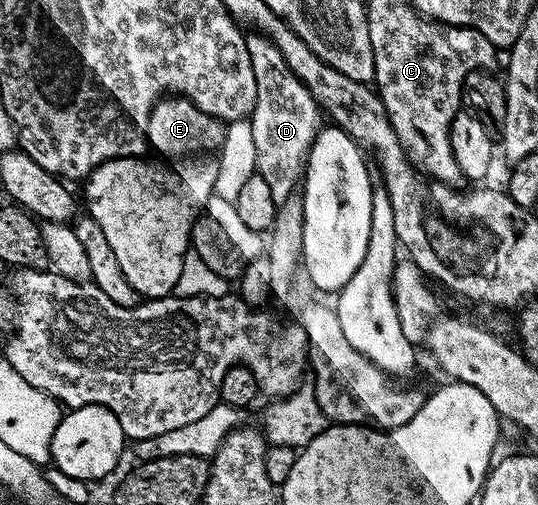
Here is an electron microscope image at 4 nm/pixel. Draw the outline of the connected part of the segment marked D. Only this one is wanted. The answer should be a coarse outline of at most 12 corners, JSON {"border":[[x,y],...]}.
{"border":[[273,39],[246,40],[256,171],[280,206],[322,126]]}

